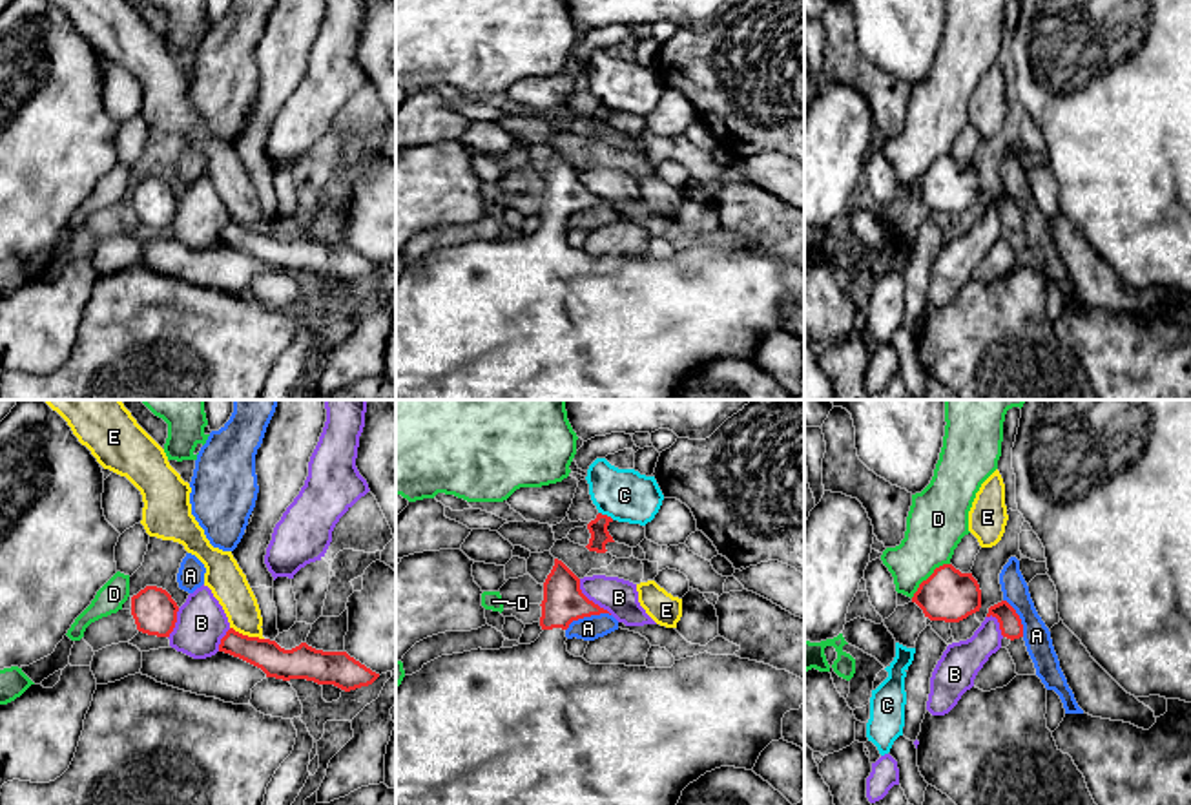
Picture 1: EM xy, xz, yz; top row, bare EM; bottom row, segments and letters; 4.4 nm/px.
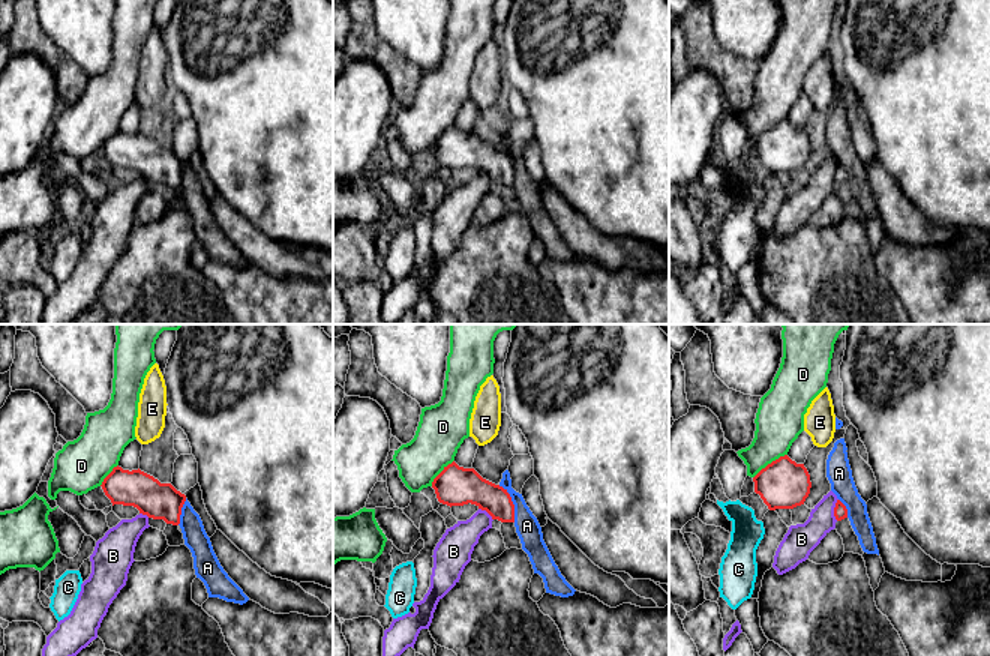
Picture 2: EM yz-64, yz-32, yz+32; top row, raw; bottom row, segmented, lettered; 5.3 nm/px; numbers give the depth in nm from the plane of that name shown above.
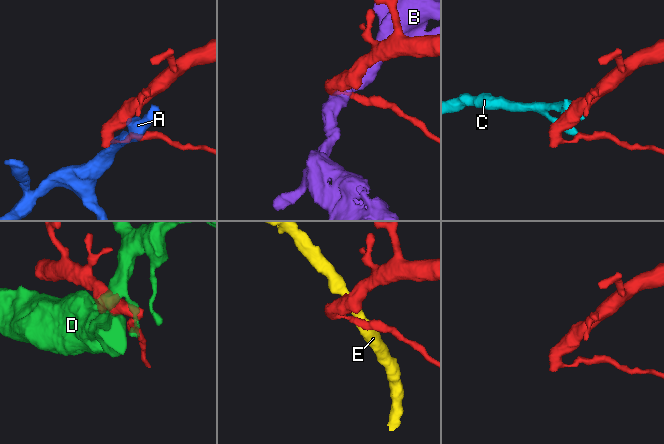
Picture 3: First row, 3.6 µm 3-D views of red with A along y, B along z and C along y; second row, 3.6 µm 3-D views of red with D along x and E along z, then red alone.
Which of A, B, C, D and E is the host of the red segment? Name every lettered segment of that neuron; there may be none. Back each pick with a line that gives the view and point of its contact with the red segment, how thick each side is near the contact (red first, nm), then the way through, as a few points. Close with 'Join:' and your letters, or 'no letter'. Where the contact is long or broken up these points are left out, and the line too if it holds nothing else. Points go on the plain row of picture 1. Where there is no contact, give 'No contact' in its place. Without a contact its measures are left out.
Join: no letter

